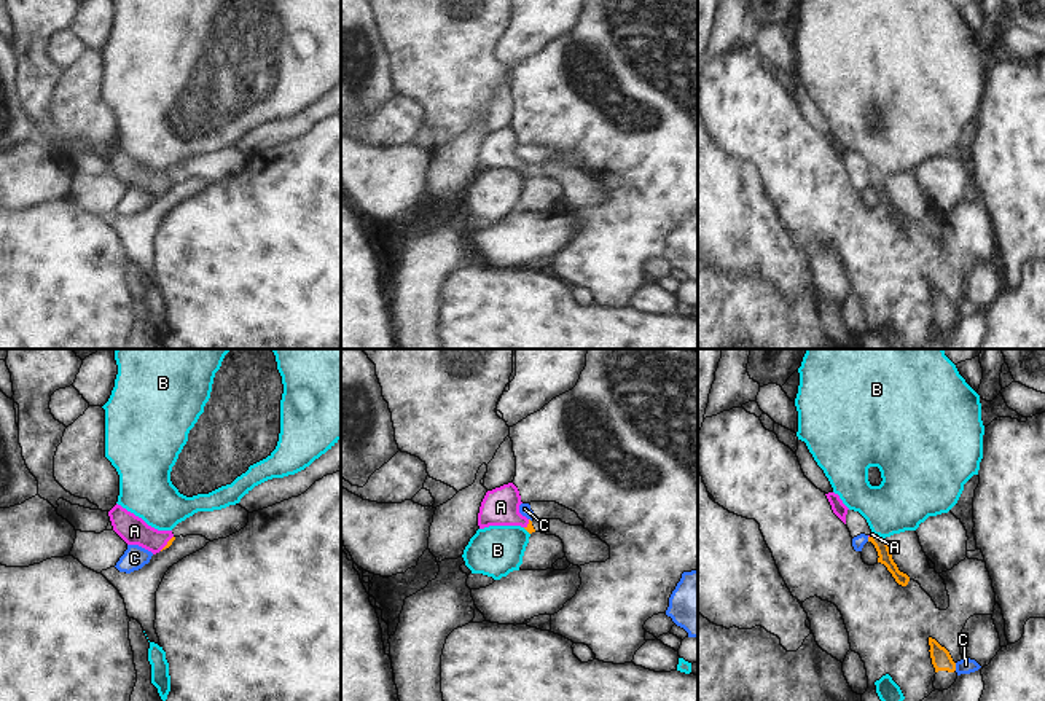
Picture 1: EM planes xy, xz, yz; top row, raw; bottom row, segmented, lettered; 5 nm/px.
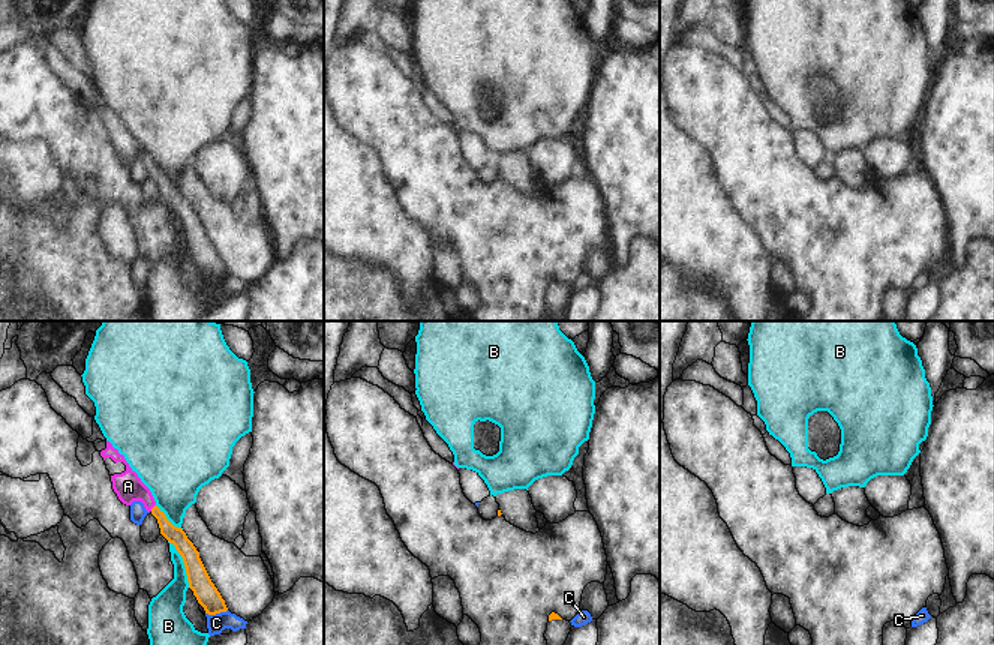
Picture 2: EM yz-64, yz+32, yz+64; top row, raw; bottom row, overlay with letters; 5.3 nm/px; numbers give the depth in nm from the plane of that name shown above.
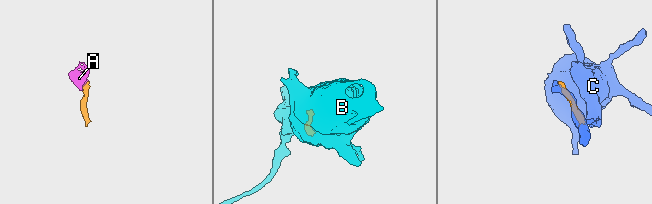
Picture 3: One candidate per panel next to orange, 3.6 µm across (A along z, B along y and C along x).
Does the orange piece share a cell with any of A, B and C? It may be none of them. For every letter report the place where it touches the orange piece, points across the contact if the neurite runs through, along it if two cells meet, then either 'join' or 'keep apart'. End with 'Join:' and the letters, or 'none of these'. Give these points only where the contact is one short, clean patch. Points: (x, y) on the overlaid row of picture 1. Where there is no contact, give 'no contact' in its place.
A: xy (168, 544) | across xy (172, 539), (168, 544), (134, 531) | join
B: yz (878, 536) | keep apart
C: yz (954, 666) | along yz (954, 663), (956, 669) | keep apart
Join: A

